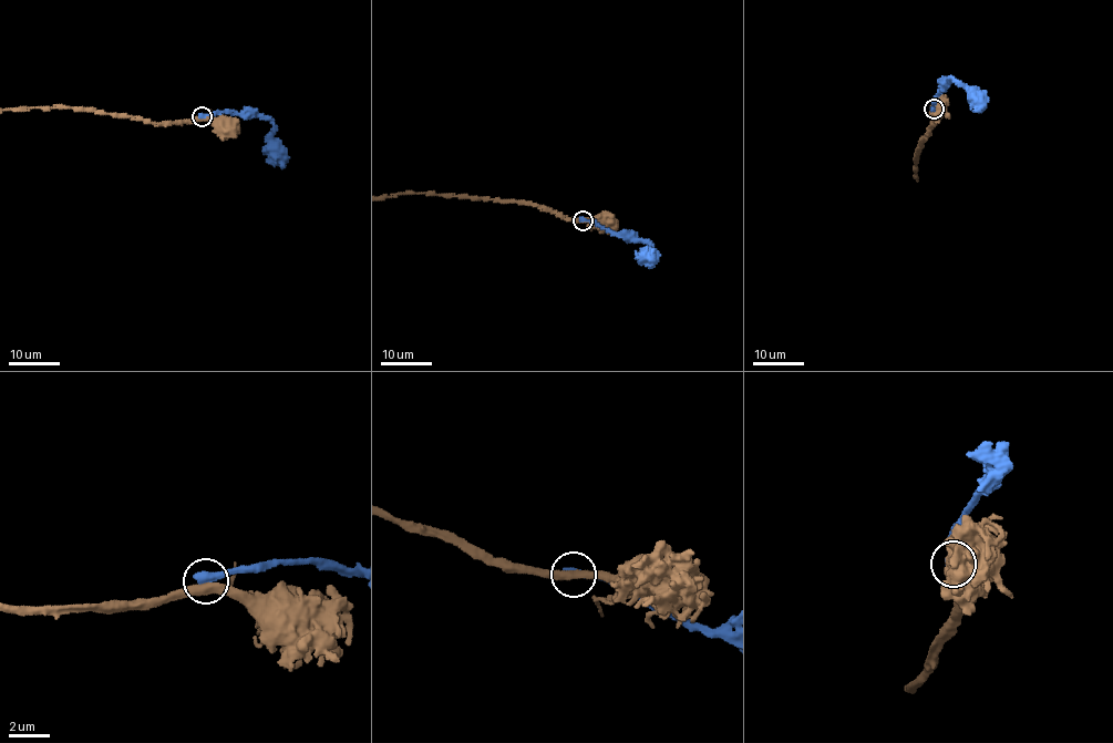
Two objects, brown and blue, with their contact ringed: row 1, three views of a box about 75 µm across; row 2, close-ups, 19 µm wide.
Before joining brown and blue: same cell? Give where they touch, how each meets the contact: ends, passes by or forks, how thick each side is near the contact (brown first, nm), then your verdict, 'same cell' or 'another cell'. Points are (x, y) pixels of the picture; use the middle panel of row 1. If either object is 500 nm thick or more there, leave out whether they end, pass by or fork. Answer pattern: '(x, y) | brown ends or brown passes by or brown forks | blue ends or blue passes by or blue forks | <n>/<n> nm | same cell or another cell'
(583, 220) | brown passes by | blue ends | 400/480 nm | another cell

